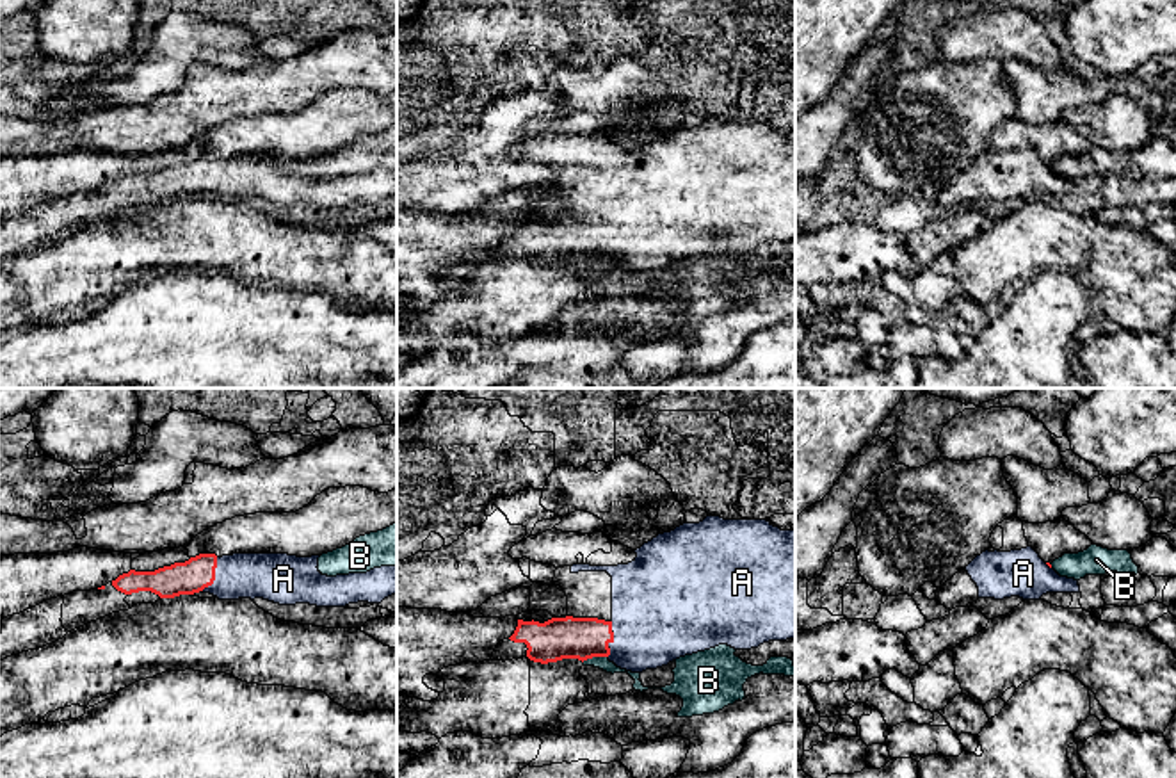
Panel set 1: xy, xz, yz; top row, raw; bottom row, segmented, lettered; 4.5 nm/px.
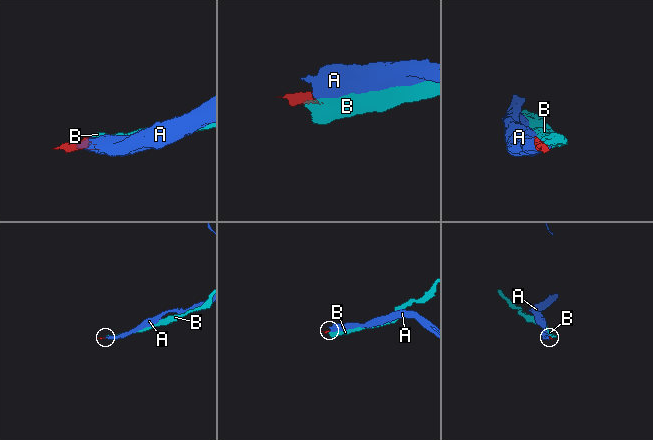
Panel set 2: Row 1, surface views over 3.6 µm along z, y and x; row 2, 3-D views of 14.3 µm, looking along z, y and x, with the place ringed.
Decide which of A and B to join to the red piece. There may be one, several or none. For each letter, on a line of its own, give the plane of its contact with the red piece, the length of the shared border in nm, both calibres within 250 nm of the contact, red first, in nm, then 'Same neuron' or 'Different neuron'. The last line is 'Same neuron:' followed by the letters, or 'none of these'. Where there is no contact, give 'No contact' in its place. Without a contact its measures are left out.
A: Touches red in xz. Shared border 170 nm. Thickness 190 nm (red) against 440 nm. Same neuron
B: Touches red in xz. Shared border 120 nm. Thickness 190 nm (red) against 60 nm. Different neuron
Same neuron: A

